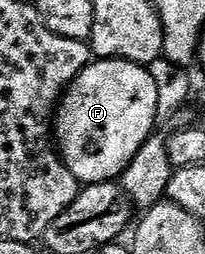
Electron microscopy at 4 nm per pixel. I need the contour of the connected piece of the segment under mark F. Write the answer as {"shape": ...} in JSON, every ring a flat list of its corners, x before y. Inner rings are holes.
{"shape":[[104,58,91,61,89,66,85,66,85,68,79,72,74,83,66,89,66,93,62,95,62,100,56,107,56,146,62,155,62,163,66,165,68,172,72,172,72,176,76,176,76,180,80,184,97,184,99,182,112,182,121,179,122,174,128,168,131,160,136,156,141,146,155,133,156,120,156,83,152,80,152,76,147,70,147,67,136,64,135,62,125,62,119,58]]}

